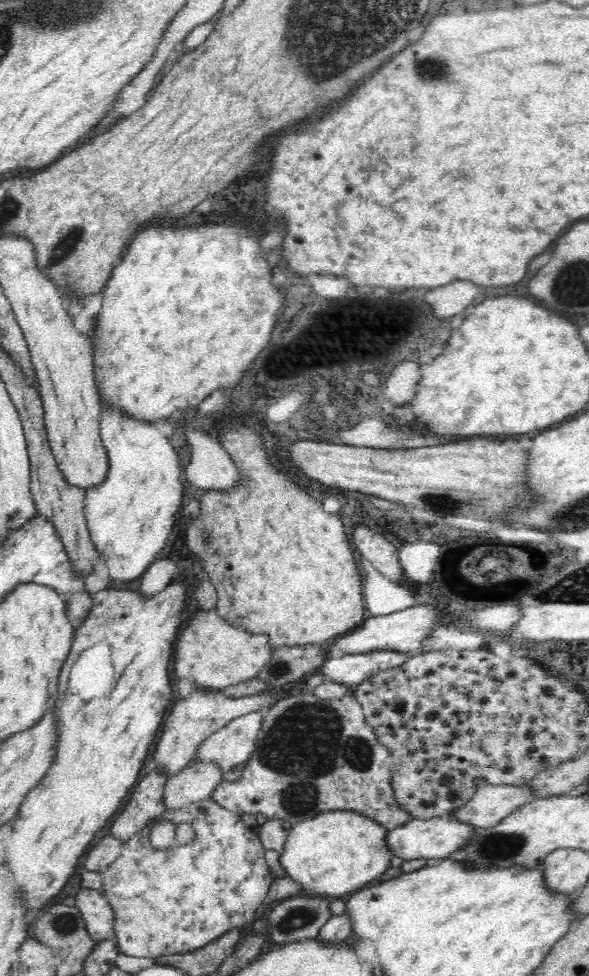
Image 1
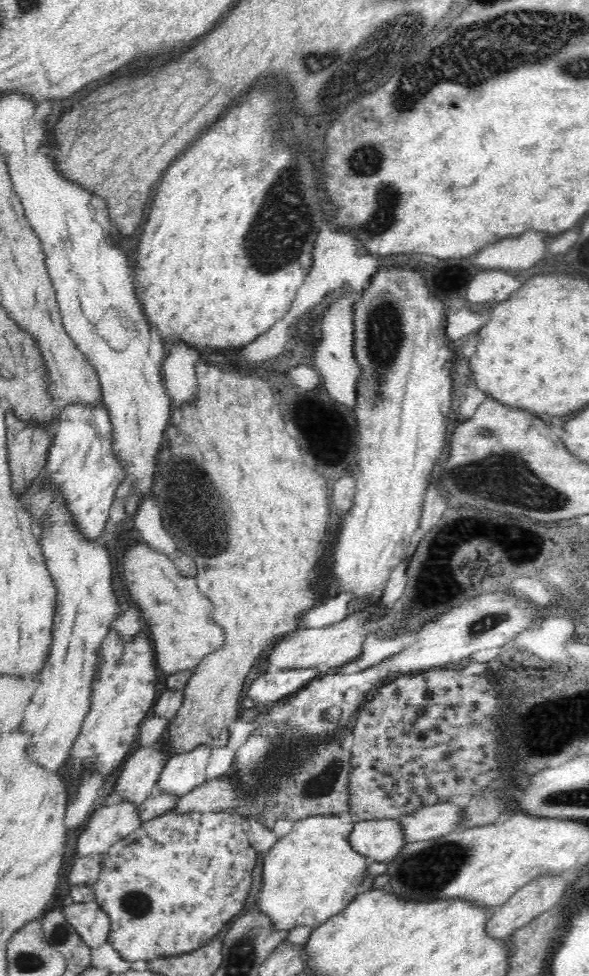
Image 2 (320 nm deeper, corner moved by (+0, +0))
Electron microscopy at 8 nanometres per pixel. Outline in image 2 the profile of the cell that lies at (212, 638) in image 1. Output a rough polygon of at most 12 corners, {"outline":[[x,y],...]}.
{"outline":[[146,543],[122,554],[124,582],[155,663],[195,669],[226,640],[194,577]]}

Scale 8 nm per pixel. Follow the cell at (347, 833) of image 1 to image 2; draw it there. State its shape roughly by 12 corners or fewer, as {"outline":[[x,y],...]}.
{"outline":[[310,816],[267,850],[254,908],[314,930],[369,862],[353,823]]}

